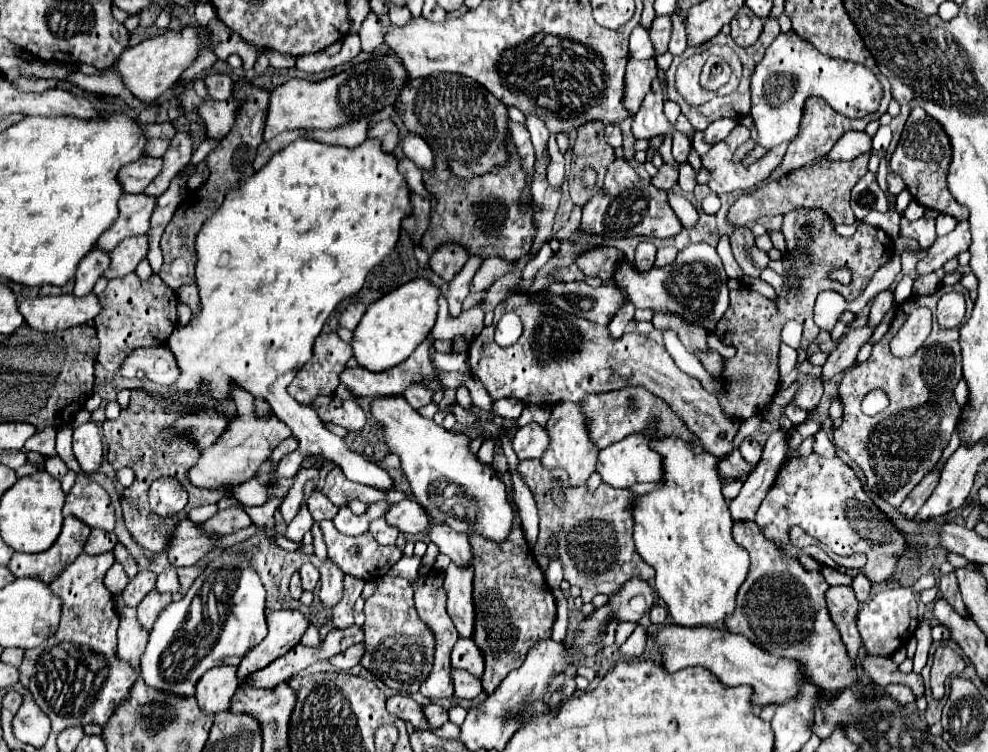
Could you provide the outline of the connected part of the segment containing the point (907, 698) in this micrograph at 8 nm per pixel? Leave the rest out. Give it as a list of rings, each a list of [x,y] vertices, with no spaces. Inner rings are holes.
[[[889,684],[887,686],[887,694],[897,700],[899,704],[909,704],[915,702],[915,694],[911,692],[911,688],[905,688],[905,684]]]

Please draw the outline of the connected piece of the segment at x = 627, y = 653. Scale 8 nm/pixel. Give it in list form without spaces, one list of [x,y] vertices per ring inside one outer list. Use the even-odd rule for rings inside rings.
[[[637,624],[633,634],[621,646],[623,656],[625,658],[639,658],[643,654],[643,650],[645,650],[645,642],[647,642],[647,630],[641,624]]]

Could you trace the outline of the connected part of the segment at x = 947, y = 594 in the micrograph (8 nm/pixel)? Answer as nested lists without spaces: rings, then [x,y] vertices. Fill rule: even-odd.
[[[955,572],[941,576],[941,580],[939,580],[939,590],[941,590],[943,598],[945,598],[961,616],[965,616],[967,608],[965,608],[965,604],[963,604],[961,592],[959,592],[959,582],[957,582]]]

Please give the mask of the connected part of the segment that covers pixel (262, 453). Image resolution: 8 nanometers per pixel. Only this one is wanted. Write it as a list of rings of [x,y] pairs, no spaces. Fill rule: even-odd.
[[[237,386],[233,390],[235,390],[233,400],[237,406],[237,416],[229,422],[223,436],[219,436],[219,440],[211,448],[201,450],[199,460],[187,472],[187,478],[197,488],[227,488],[227,492],[231,492],[235,486],[249,482],[259,472],[259,466],[277,448],[277,444],[291,436],[287,424],[283,424],[273,412],[267,418],[255,414],[253,396],[249,396],[245,390],[241,392]]]

